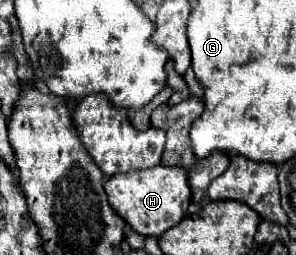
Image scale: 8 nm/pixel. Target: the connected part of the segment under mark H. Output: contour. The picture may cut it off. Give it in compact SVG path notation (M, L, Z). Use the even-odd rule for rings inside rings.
M158 165L142 171L128 171L128 173L118 173L112 175L104 189L108 193L108 201L112 209L122 215L136 233L140 235L154 235L160 237L166 229L178 225L192 201L190 185L188 185L188 175L186 167L168 167L168 165Z

